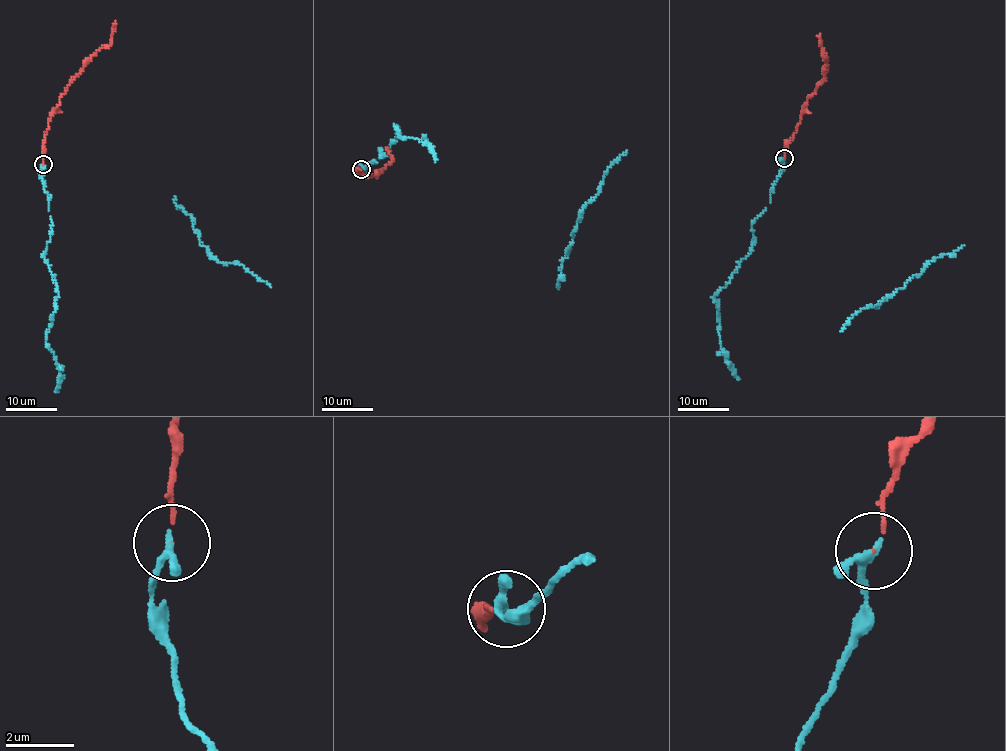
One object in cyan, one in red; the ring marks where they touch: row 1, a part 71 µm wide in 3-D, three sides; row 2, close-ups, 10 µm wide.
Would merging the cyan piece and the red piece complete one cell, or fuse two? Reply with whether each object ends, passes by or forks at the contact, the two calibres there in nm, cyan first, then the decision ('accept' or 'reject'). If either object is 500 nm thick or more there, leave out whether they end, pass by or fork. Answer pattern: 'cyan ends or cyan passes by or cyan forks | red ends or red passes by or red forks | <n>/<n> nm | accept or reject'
cyan passes by | red ends | 200/80 nm | accept

